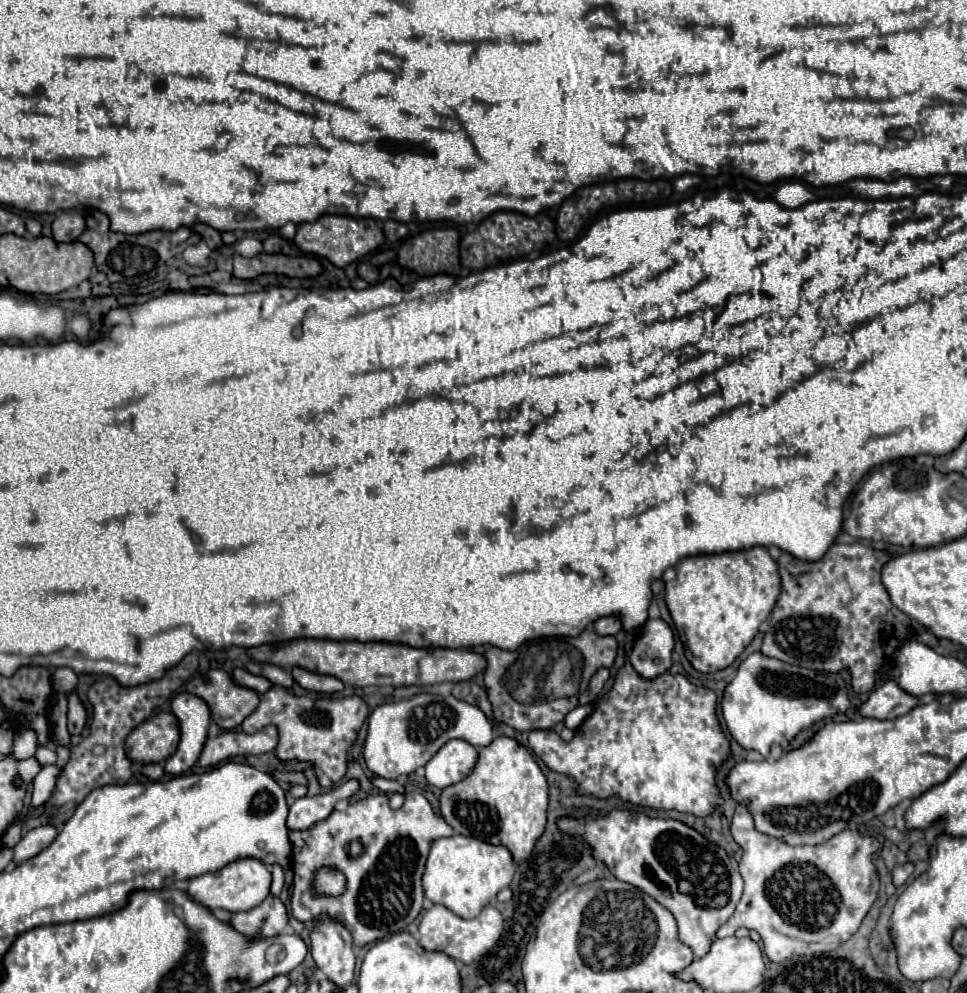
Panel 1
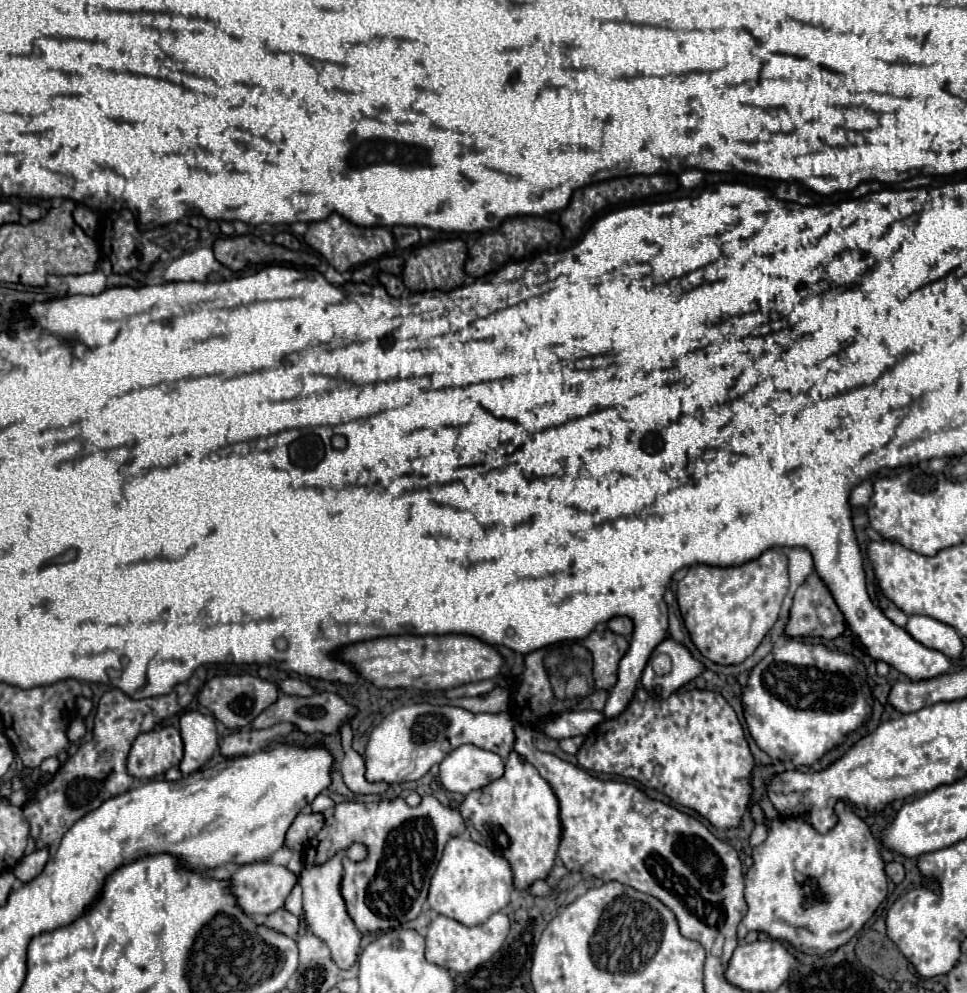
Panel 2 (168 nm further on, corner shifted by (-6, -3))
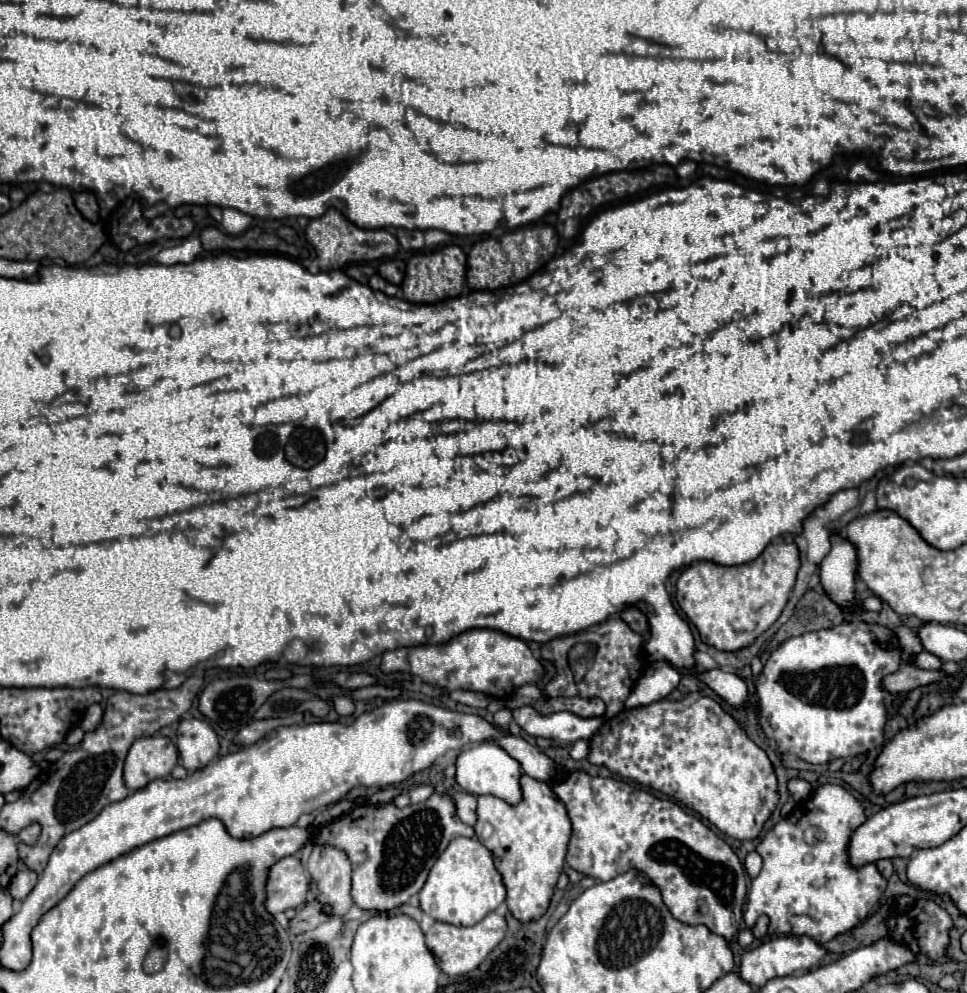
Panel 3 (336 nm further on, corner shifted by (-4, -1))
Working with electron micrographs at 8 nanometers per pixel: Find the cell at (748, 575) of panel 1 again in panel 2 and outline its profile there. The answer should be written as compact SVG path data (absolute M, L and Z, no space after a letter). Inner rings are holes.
M767 549L761 557L737 567L693 565L677 583L677 603L693 643L707 653L707 659L735 665L743 663L775 625L787 589L787 555Z

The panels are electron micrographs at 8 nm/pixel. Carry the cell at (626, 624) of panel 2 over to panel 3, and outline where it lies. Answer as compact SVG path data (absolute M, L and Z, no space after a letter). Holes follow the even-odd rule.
M629 607L629 609L625 609L619 617L631 627L631 631L635 631L635 633L639 633L639 635L643 635L643 637L649 635L647 619L645 619L645 615L643 615L637 607Z

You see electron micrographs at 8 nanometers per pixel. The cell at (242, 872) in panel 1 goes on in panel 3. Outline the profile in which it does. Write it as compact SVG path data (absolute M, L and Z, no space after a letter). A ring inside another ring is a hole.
M297 855L283 857L269 867L265 883L265 909L269 913L281 913L295 909L305 901L309 891L309 875Z

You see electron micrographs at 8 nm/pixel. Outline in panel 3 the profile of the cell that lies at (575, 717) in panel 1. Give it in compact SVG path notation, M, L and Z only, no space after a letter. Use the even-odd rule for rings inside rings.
M531 705L513 711L513 721L535 737L547 737L553 741L563 741L571 745L577 739L591 739L591 735L603 725L603 717L583 719L569 711L559 711L551 715L539 715Z

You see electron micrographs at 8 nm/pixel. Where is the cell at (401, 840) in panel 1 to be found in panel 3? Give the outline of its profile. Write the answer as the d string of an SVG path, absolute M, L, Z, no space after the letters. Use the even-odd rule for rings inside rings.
M433 793L425 803L407 805L403 809L399 809L395 803L357 805L353 807L351 813L325 825L325 829L327 829L325 845L345 851L353 865L353 887L351 887L353 903L363 911L379 911L379 913L385 913L409 903L409 899L423 889L429 869L433 867L435 859L445 851L447 843L457 835L457 831L461 831L463 837L475 835L473 827L465 825L457 817L453 799L449 795L437 795L437 793Z

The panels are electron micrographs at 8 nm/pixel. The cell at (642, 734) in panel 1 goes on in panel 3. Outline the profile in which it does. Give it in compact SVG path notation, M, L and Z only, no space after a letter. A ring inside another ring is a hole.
M689 693L679 701L663 699L645 707L623 709L603 723L603 727L589 739L589 747L591 751L587 761L591 765L605 767L625 779L649 785L655 791L677 799L713 823L719 831L735 839L755 839L779 801L777 779L767 753L747 737L735 717L731 717L715 699L703 693Z

